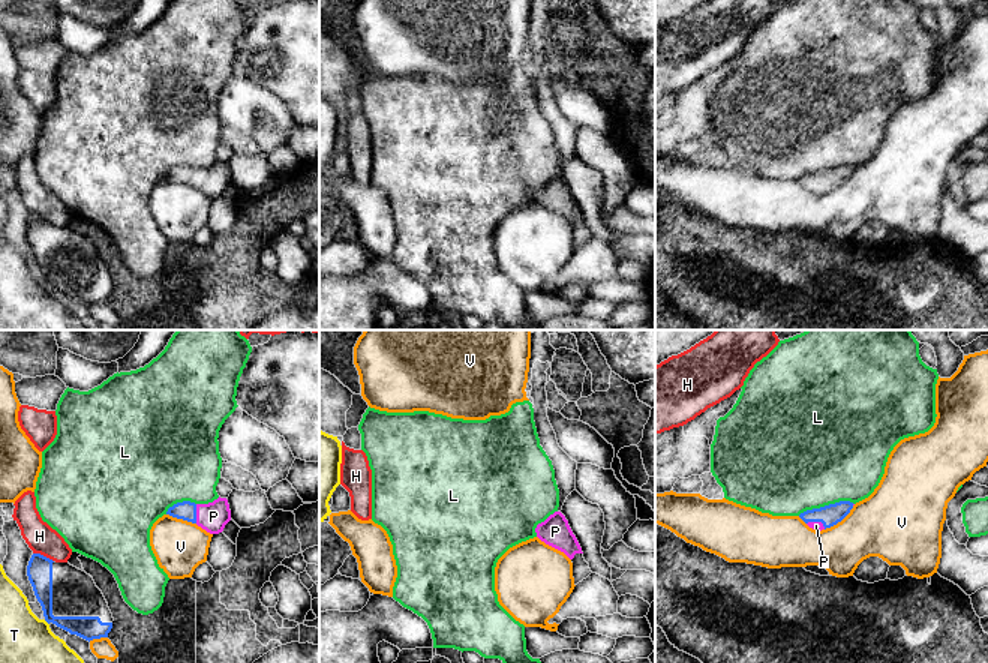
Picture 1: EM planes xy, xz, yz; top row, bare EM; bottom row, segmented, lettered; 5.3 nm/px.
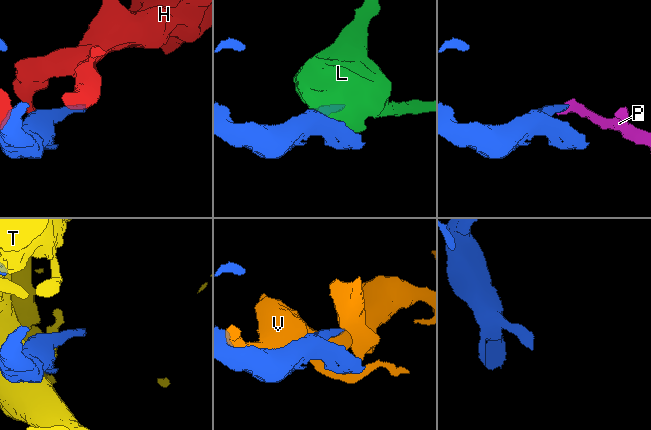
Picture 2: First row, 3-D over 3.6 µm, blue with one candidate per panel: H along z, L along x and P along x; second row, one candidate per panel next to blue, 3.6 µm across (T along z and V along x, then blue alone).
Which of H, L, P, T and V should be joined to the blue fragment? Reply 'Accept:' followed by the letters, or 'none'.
Accept: P

